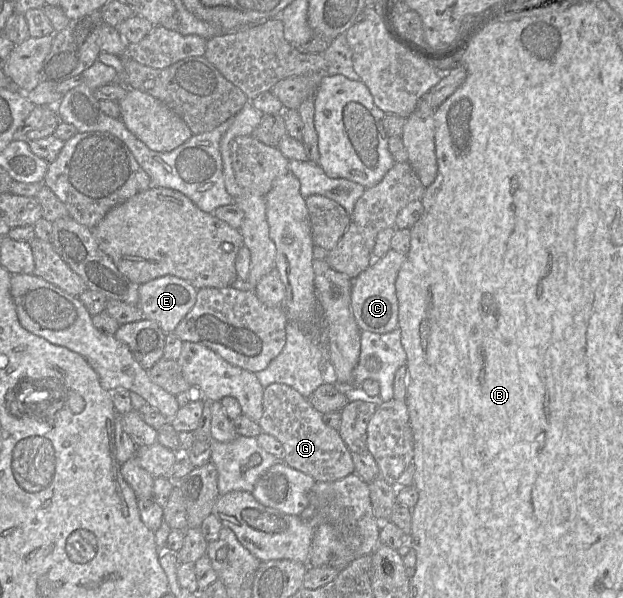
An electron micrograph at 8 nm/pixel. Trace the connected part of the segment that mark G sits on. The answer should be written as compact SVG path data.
M273 383L264 388L263 414L259 420L263 433L274 436L283 446L283 461L316 481L332 482L355 472L352 452L338 430L326 425L307 398L288 385Z

